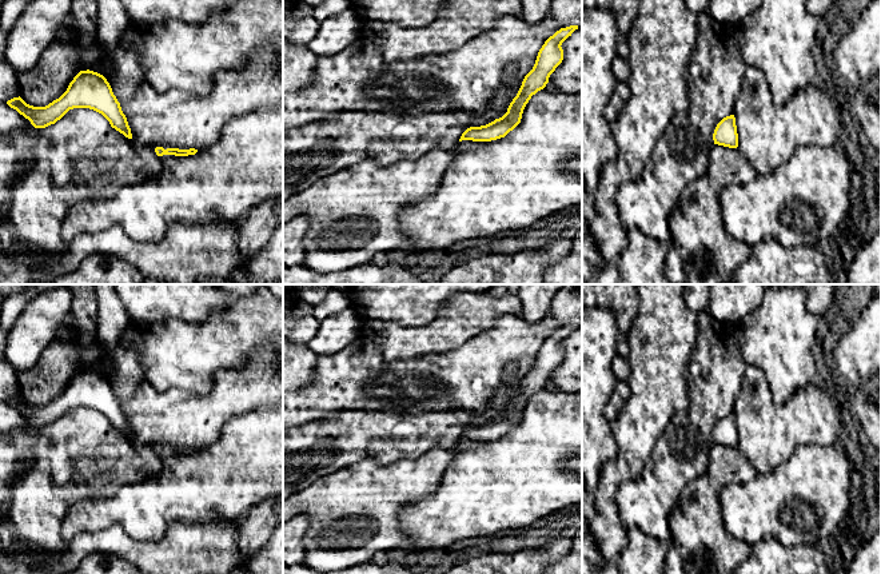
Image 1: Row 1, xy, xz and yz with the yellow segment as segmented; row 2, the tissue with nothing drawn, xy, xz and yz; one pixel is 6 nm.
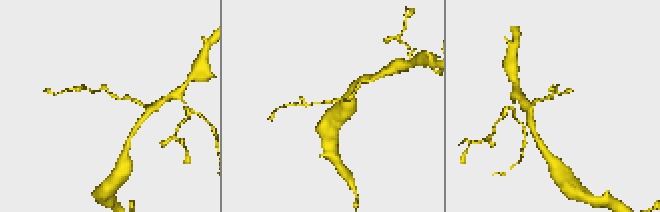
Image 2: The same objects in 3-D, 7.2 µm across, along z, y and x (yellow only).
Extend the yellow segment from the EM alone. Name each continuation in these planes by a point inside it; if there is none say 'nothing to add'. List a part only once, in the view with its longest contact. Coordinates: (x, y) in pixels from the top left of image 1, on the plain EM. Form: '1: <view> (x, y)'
nothing to add

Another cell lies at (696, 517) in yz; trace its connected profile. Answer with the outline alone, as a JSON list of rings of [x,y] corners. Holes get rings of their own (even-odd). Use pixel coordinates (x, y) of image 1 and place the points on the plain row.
[[[711,445],[707,471],[682,490],[670,511],[671,545],[666,557],[666,574],[733,574],[750,557],[752,546],[725,529],[719,491],[727,485],[750,482],[756,475],[757,470],[738,447]]]

